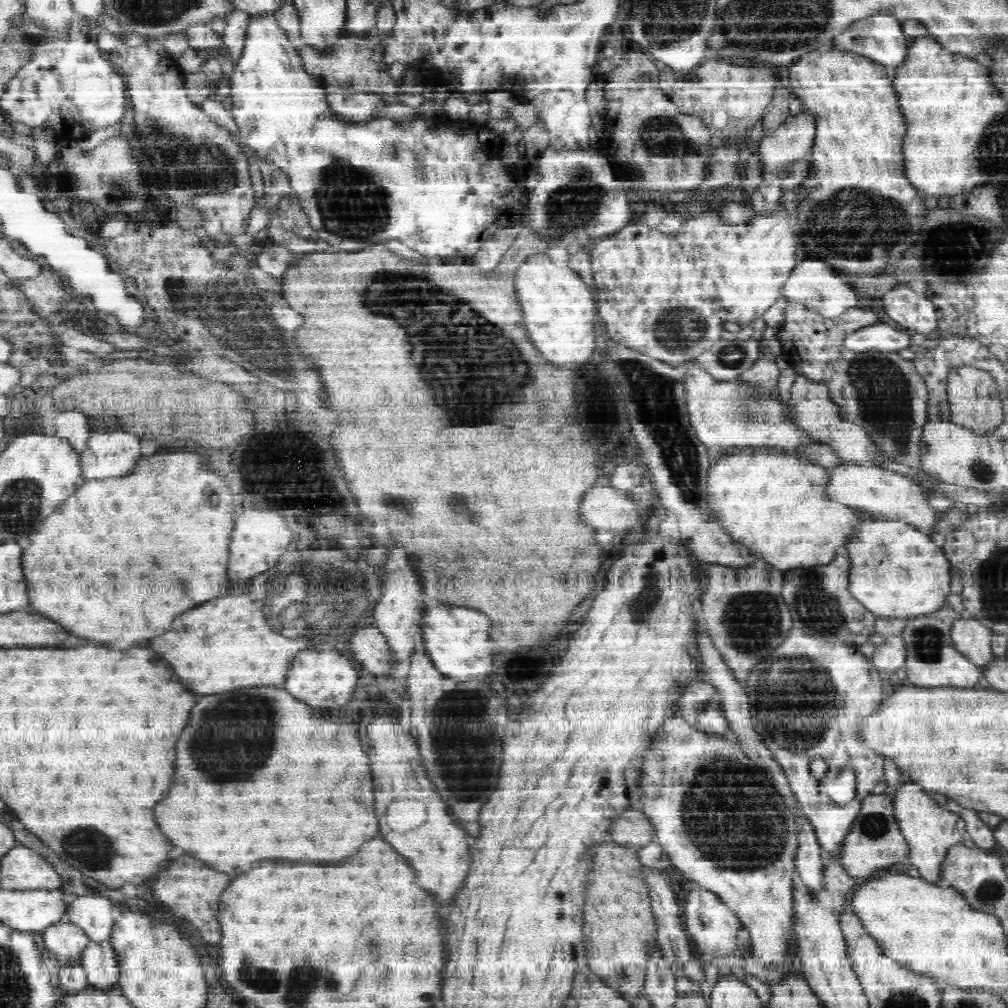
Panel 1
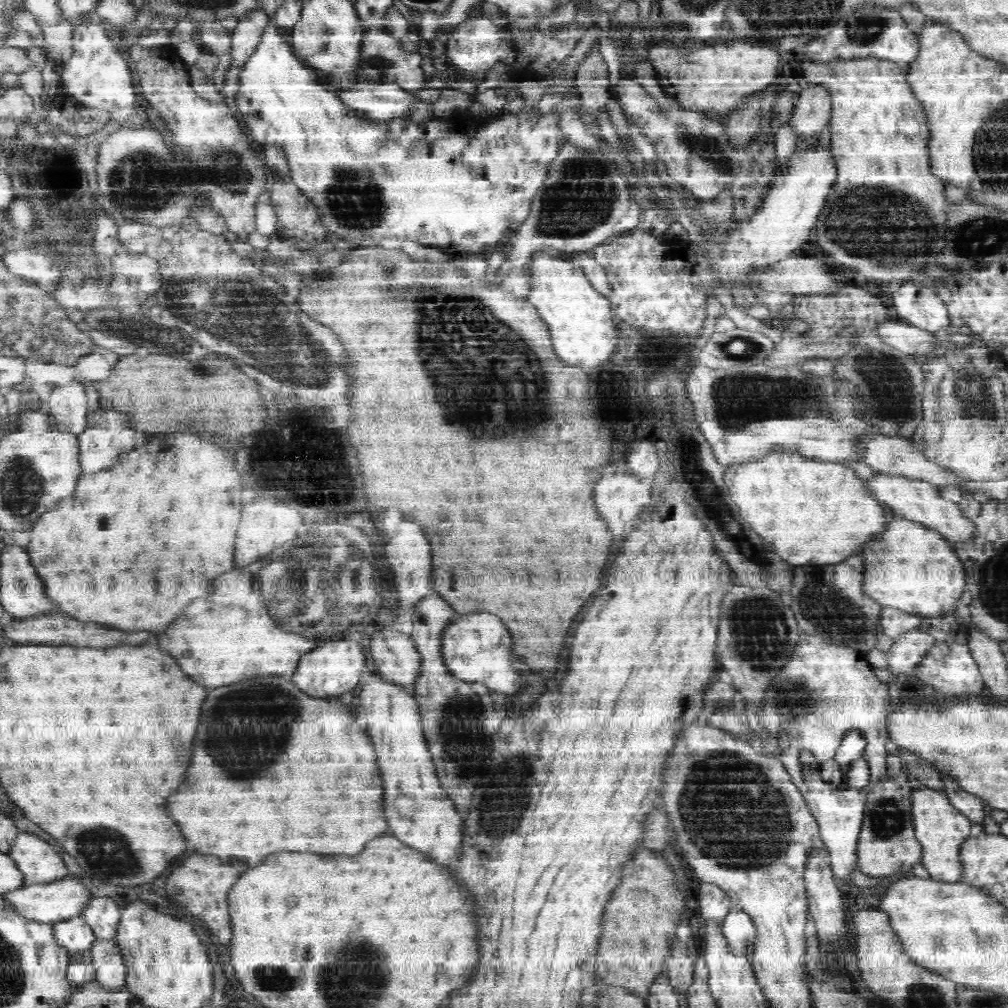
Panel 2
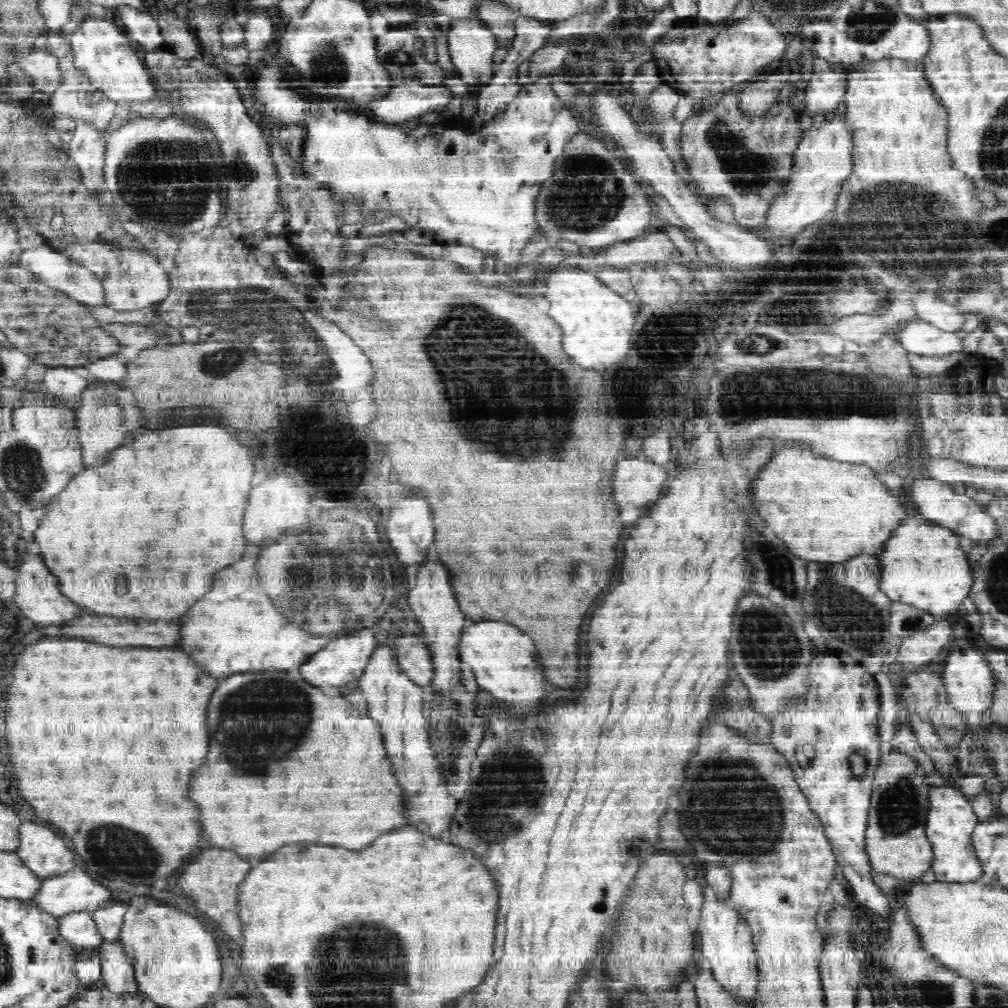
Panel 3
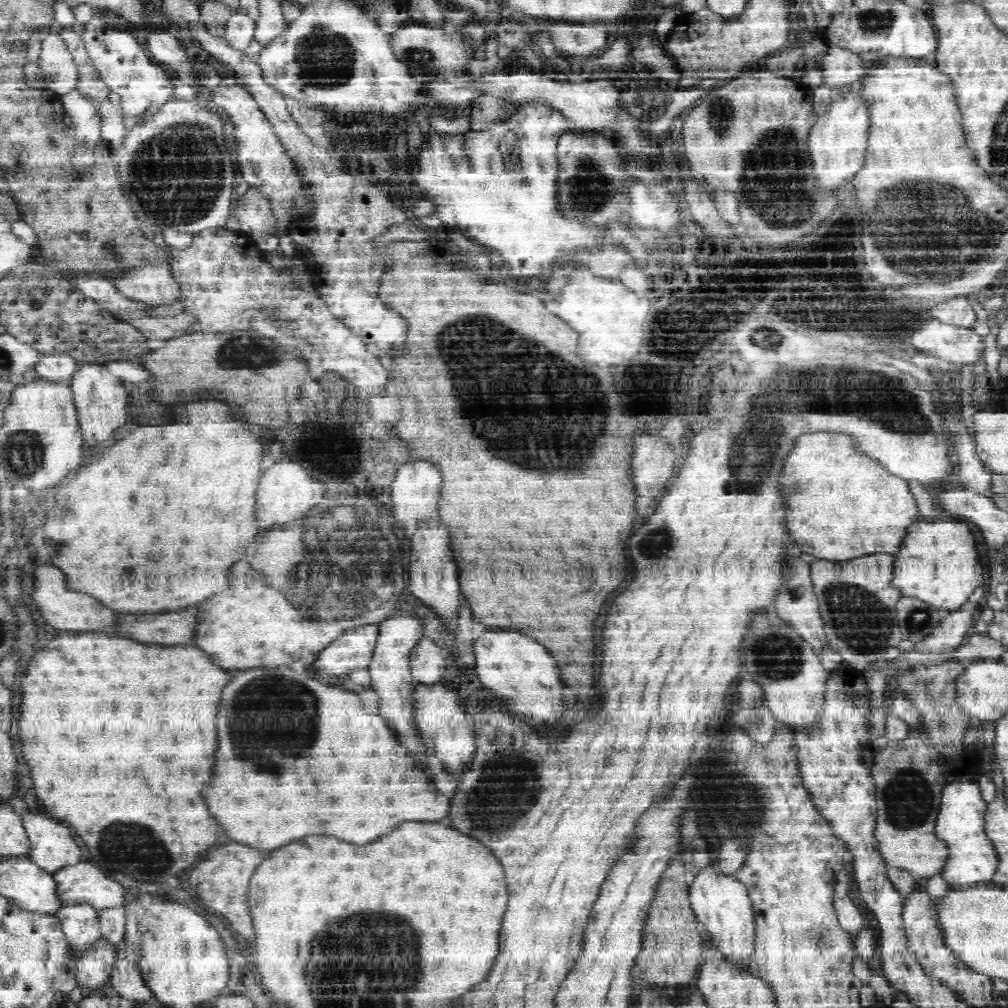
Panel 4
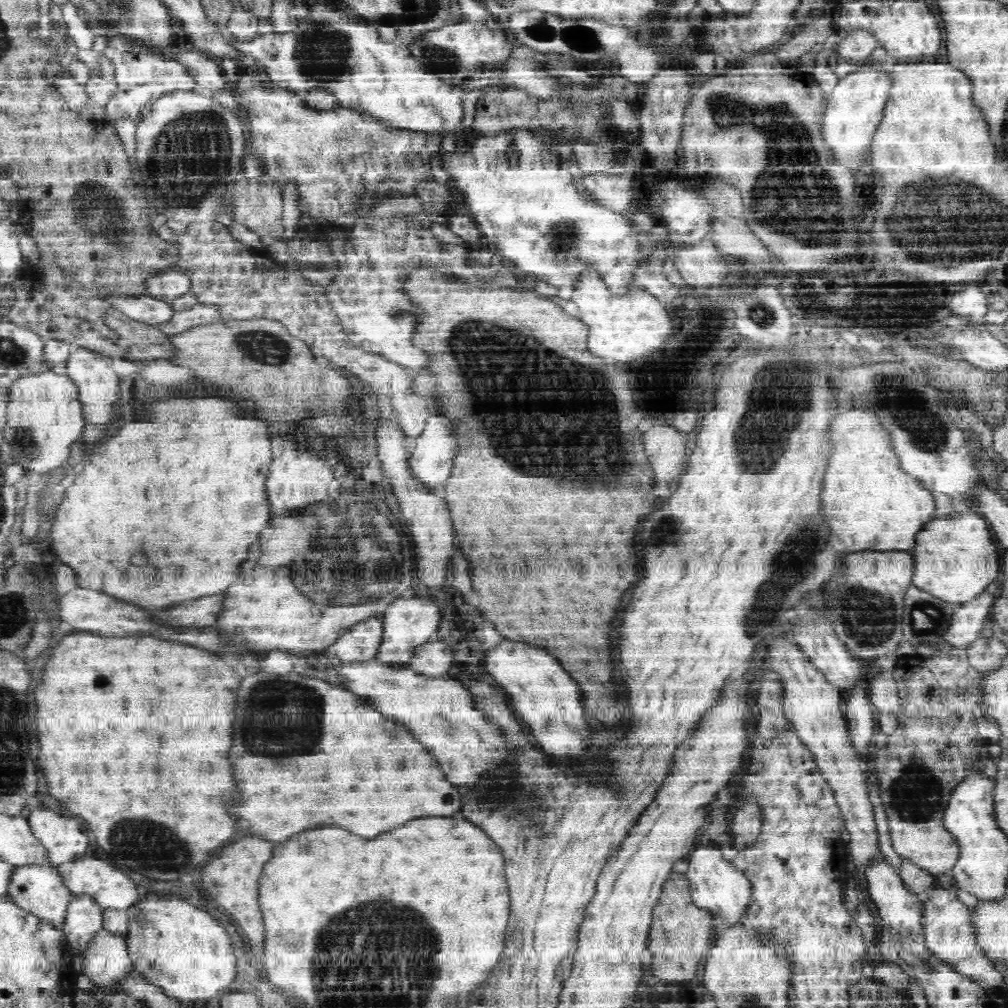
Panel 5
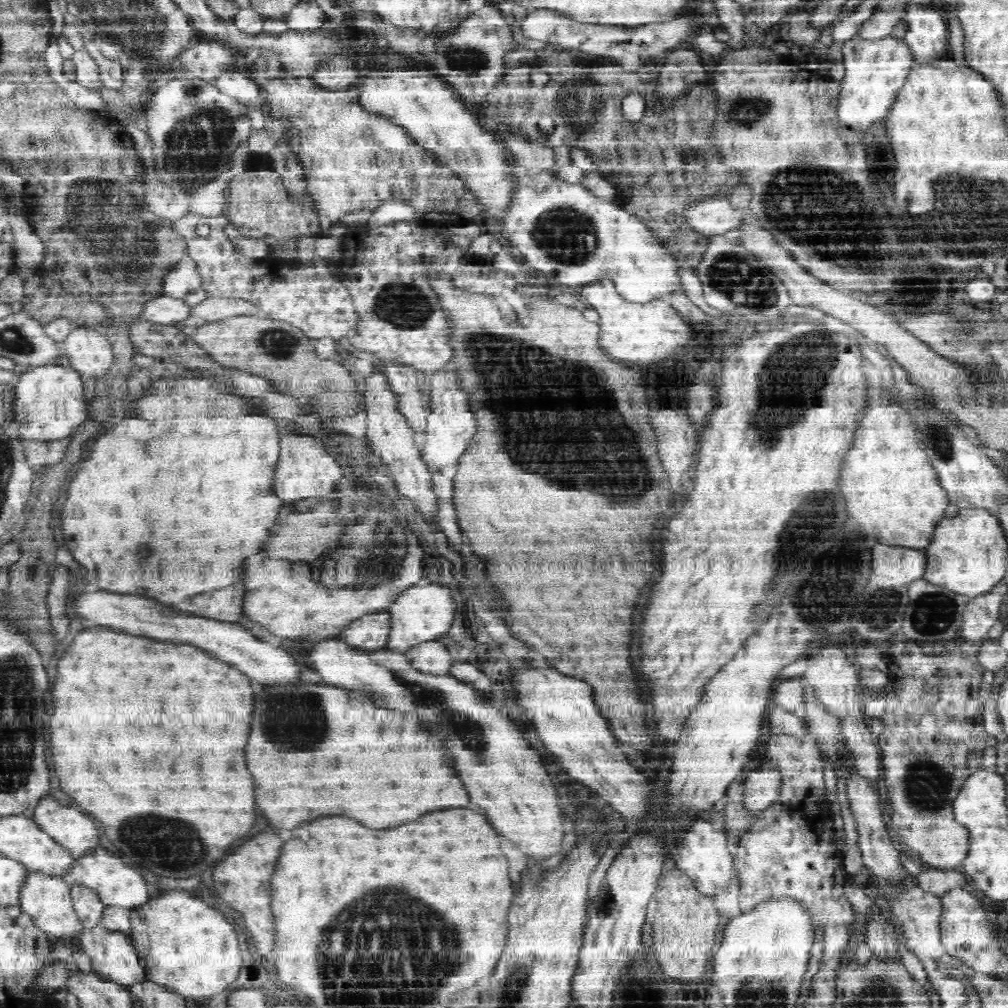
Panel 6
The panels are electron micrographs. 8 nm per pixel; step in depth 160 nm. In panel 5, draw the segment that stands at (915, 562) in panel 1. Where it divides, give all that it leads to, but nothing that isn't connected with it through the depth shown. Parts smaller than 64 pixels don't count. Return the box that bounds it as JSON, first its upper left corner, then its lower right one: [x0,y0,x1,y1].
[911,510,1004,602]

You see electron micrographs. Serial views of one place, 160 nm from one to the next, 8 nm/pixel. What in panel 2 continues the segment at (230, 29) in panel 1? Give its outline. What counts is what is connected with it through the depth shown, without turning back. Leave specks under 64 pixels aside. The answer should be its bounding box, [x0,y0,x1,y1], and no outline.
[230,10,273,67]

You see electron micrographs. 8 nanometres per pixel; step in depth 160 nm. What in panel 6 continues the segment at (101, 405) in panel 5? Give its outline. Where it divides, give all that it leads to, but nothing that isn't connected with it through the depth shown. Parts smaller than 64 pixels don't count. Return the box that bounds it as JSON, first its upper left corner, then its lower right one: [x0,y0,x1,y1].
[64,327,113,378]

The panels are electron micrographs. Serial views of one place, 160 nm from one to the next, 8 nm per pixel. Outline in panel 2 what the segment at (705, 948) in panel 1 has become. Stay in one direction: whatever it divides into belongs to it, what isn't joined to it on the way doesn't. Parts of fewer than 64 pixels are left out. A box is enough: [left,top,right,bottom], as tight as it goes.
[699,882,733,922]

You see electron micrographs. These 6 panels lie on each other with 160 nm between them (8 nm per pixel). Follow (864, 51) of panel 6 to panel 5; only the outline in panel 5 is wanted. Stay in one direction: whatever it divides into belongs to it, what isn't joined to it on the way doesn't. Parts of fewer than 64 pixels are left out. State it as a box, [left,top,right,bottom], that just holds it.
[823,62,895,166]

